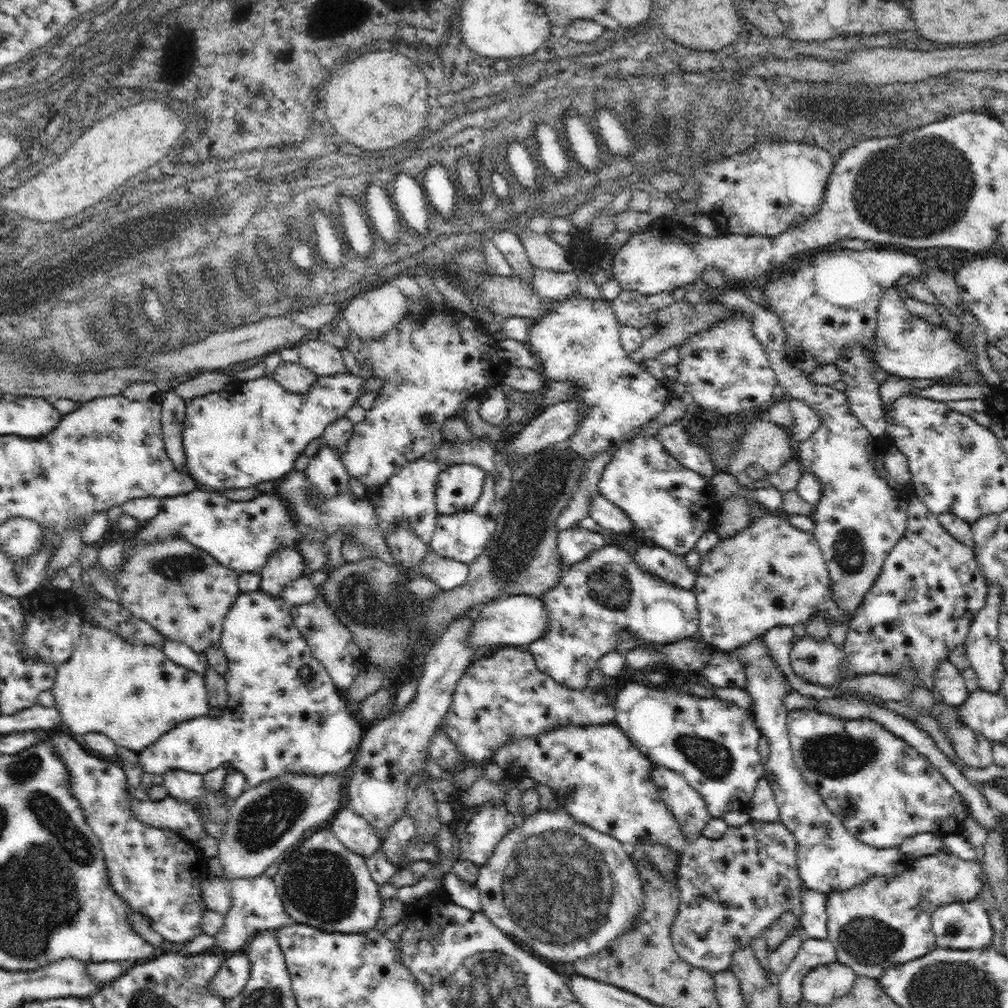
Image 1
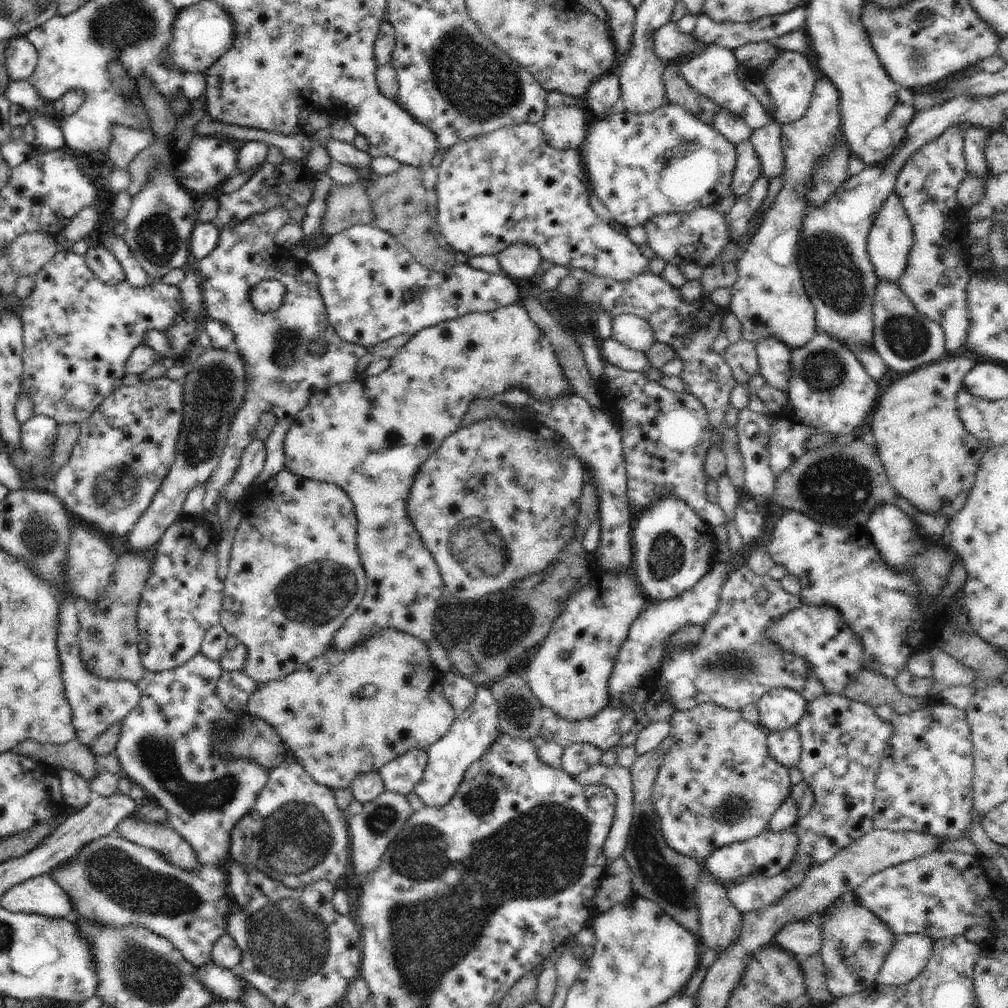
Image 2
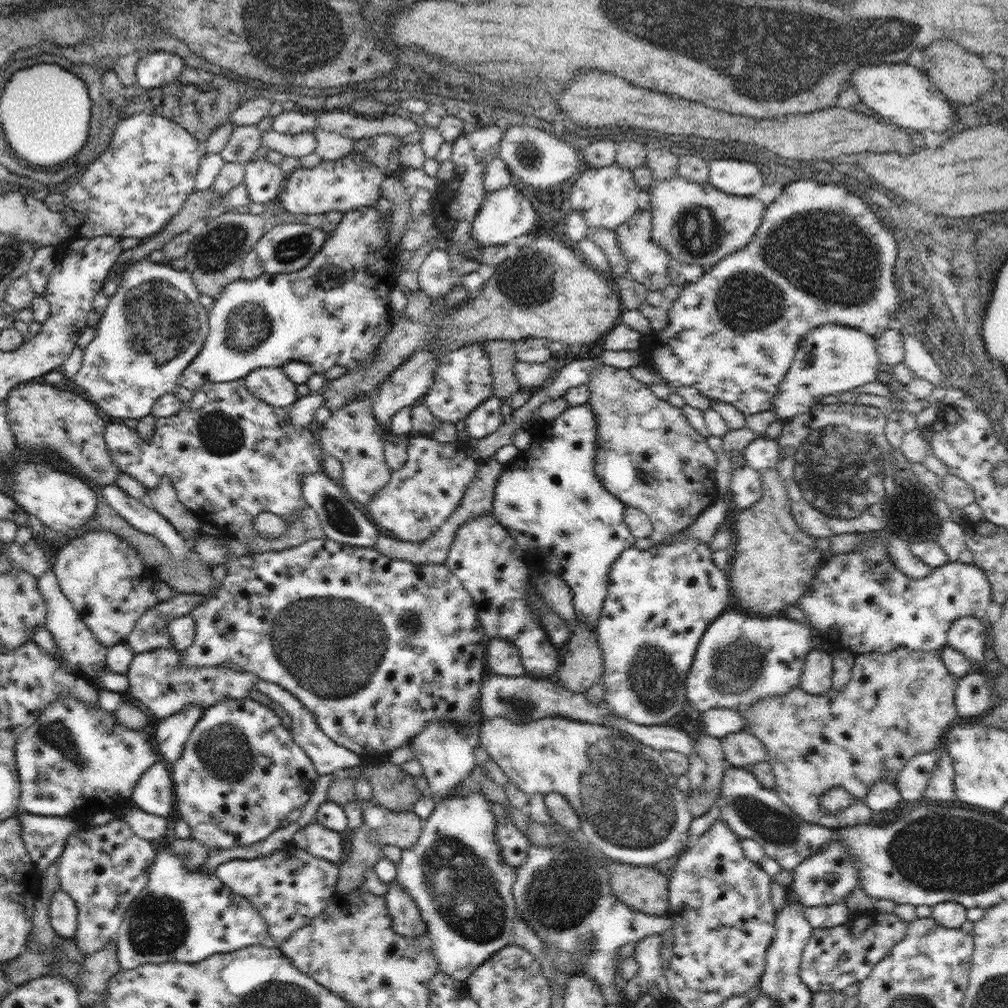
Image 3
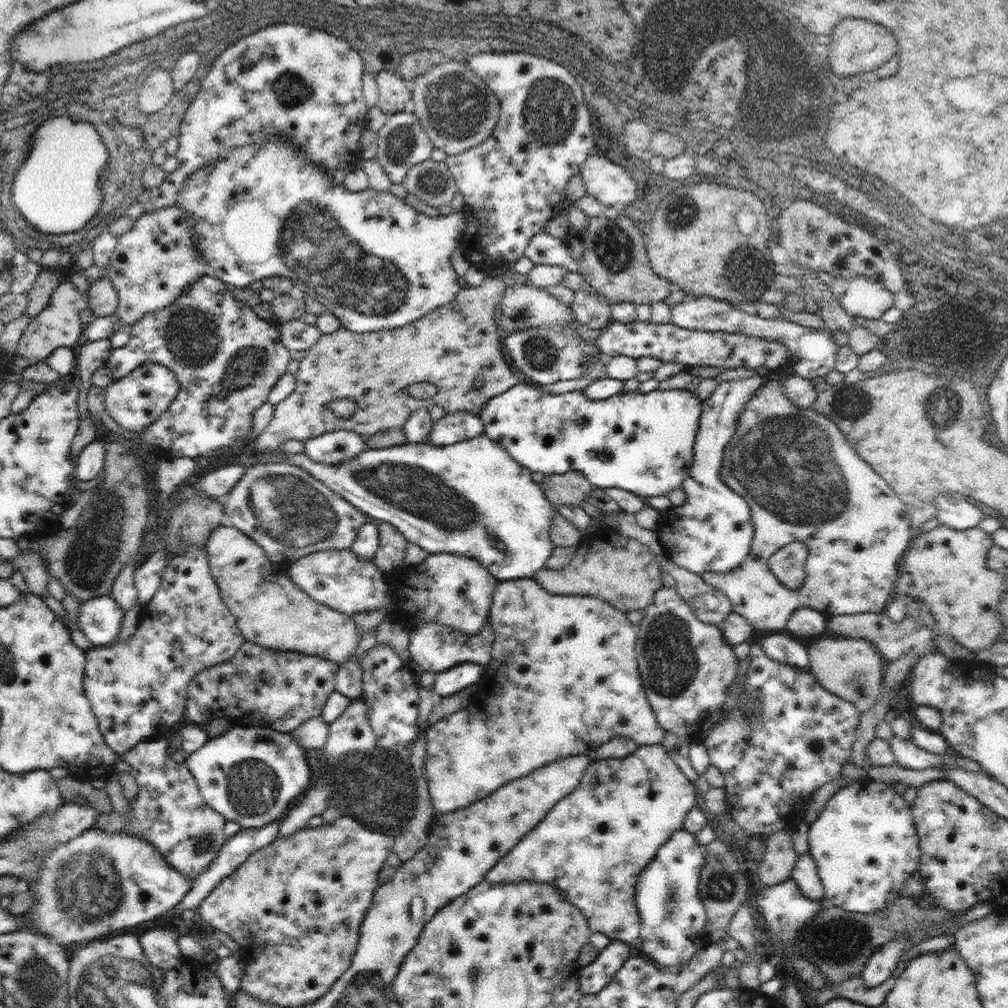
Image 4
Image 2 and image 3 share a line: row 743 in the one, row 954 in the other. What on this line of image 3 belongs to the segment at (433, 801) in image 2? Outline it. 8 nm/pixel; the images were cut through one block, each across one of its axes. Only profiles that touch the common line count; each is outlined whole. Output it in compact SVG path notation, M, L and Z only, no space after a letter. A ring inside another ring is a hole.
M472 792L436 802L412 849L402 849L396 878L414 899L434 941L440 968L453 979L465 981L488 958L512 942L517 916L512 885L516 866L510 868L496 842L492 802Z

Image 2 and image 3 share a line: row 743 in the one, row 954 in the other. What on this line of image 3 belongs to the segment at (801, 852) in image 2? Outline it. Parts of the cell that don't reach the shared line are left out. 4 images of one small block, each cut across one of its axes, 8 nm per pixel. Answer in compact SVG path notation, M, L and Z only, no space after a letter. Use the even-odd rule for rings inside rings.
M878 912L875 918L850 918L845 924L832 928L813 928L812 936L801 955L800 976L812 994L842 991L849 984L860 983L870 971L898 944L910 922L892 912Z

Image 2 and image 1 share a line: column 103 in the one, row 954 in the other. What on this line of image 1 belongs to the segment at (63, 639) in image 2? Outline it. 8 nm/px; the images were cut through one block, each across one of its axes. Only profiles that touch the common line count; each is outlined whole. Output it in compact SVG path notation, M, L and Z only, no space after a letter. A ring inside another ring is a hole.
M753 819L741 826L728 827L726 834L716 840L702 835L688 843L680 855L676 880L679 907L670 927L671 941L678 956L694 968L713 974L727 970L739 949L750 945L751 940L768 929L784 912L800 907L804 884L796 863L796 846L794 833L784 823Z

